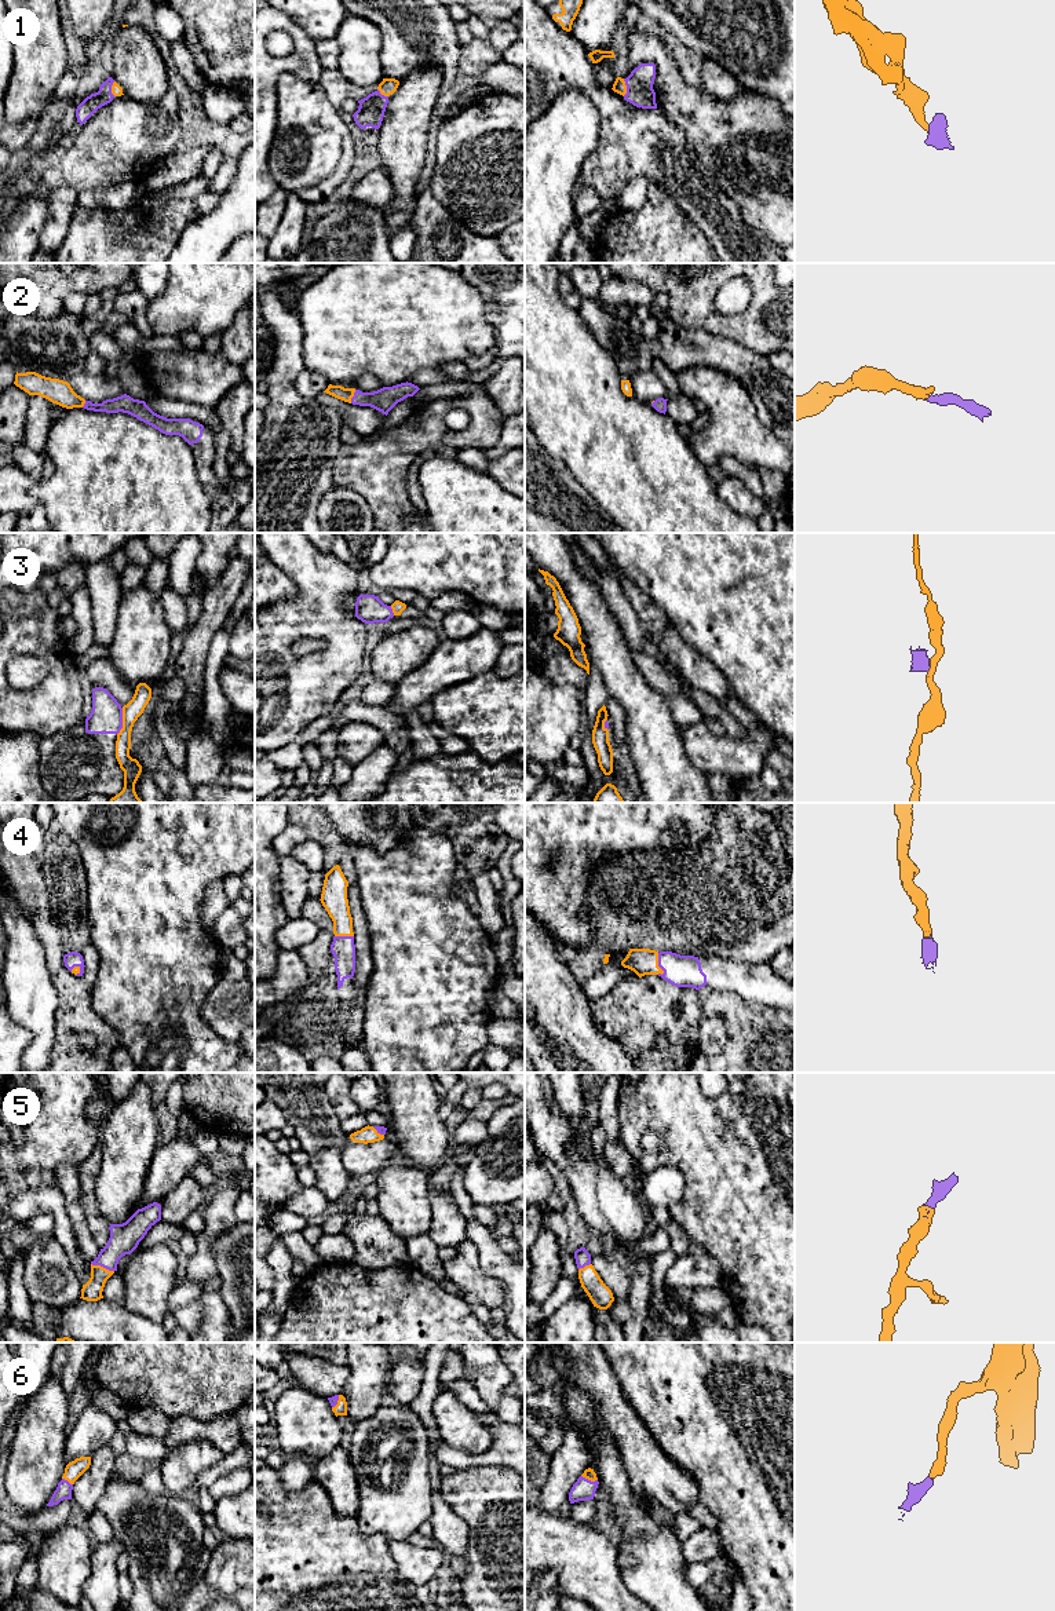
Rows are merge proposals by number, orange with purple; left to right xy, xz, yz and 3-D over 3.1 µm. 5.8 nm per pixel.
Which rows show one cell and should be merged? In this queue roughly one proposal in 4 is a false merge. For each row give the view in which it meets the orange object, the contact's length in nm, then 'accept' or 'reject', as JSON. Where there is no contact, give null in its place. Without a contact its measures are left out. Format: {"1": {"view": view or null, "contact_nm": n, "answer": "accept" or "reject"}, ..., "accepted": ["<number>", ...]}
{"1": {"view": "yz", "contact_nm": 100, "answer": "accept"}, "2": {"view": "xz", "contact_nm": 90, "answer": "accept"}, "3": {"view": "xy", "contact_nm": 160, "answer": "reject"}, "4": {"view": "yz", "contact_nm": 140, "answer": "accept"}, "5": {"view": "xy", "contact_nm": 140, "answer": "accept"}, "6": {"view": "yz", "contact_nm": 100, "answer": "accept"}, "accepted": ["1", "2", "4", "5", "6"]}

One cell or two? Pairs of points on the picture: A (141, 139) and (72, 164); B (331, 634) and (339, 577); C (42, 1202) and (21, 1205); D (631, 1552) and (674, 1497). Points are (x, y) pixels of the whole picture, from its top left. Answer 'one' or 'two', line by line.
A: one
B: one
C: one
D: two

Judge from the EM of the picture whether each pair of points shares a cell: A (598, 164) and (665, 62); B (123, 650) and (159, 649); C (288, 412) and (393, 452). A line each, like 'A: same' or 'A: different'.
A: different
B: same
C: different

